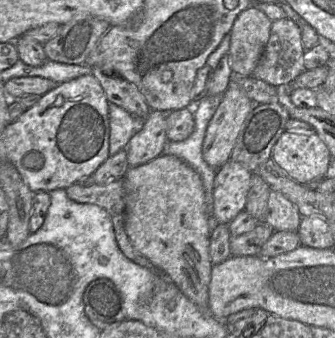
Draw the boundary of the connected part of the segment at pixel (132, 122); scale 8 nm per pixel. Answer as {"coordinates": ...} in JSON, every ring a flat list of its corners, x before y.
{"coordinates":[[109,103,109,155,126,148,131,137,140,129,143,119,135,117,123,108]]}

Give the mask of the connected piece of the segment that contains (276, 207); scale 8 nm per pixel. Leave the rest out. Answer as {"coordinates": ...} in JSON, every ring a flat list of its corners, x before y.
{"coordinates":[[275,190,270,191,264,224,270,226,274,232,297,232,301,218,296,206,282,193]]}

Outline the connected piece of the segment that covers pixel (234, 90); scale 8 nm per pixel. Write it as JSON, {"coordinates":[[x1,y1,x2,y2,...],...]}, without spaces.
{"coordinates":[[232,82,221,95,202,144,202,157,210,167,217,170,230,160,236,139,254,104]]}

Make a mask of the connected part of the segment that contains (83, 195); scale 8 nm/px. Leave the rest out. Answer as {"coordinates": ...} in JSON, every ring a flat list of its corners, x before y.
{"coordinates":[[123,179,91,186,75,183,65,190,68,198,77,203,94,204,103,208,111,219,115,239,121,252,137,265,154,269,151,262,134,249,126,234]]}

